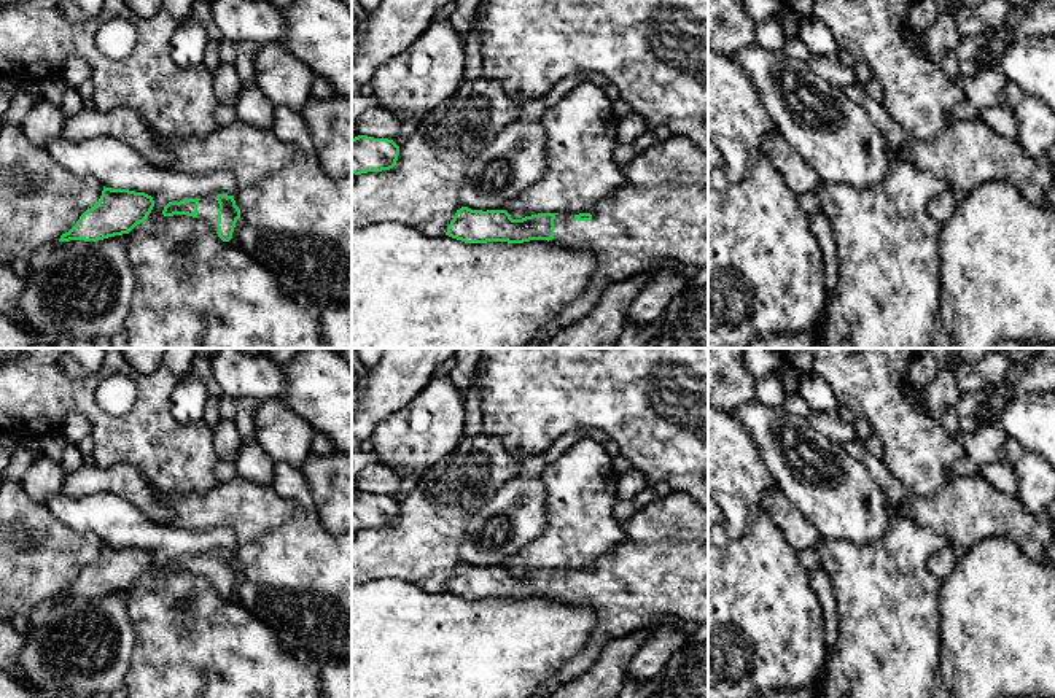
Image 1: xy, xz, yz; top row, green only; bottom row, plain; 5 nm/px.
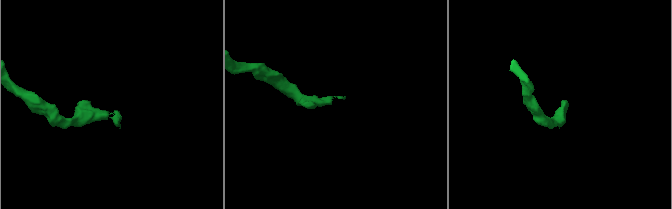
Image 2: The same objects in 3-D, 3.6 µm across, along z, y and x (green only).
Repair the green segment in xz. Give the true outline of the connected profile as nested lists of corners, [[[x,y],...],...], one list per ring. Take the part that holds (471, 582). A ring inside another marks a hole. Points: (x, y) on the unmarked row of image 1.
[[[673,490],[665,499],[638,509],[633,517],[619,523],[625,529],[627,539],[603,552],[592,569],[538,569],[512,576],[506,566],[482,568],[461,563],[450,577],[446,591],[465,599],[547,596],[568,604],[589,604],[595,611],[597,625],[587,644],[547,677],[531,698],[544,698],[557,687],[584,674],[613,639],[649,628],[665,619],[676,619],[689,626],[708,622],[708,509],[695,502],[687,493]]]

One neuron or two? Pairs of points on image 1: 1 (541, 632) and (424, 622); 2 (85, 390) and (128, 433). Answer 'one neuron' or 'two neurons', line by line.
1: one neuron
2: one neuron

